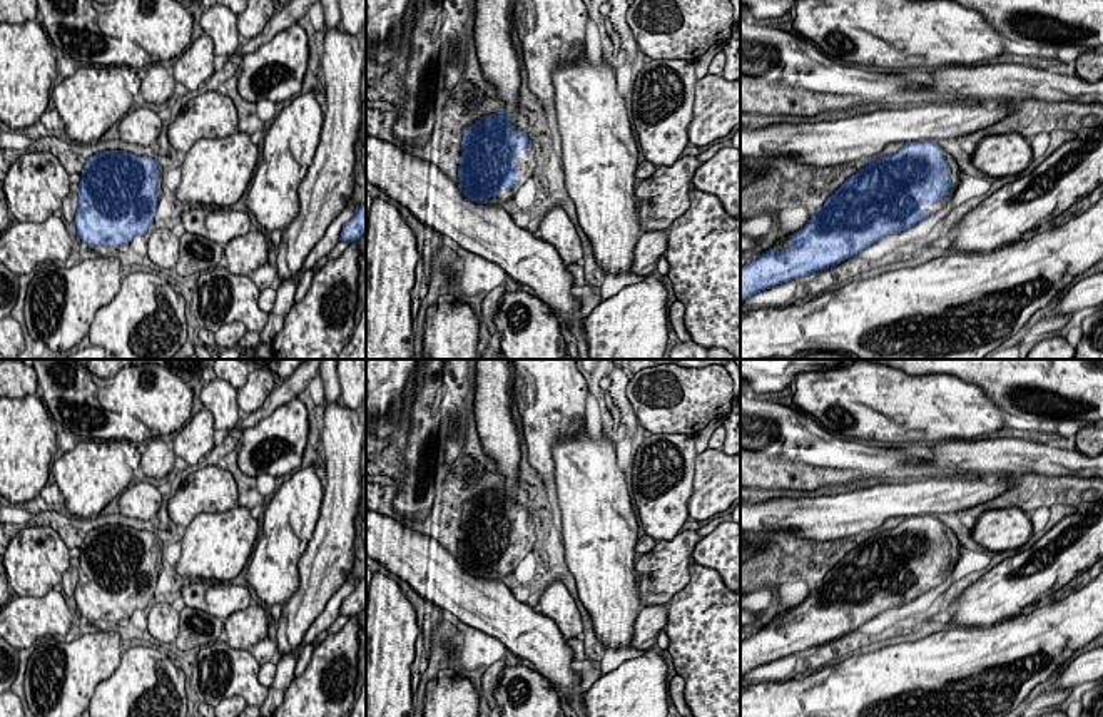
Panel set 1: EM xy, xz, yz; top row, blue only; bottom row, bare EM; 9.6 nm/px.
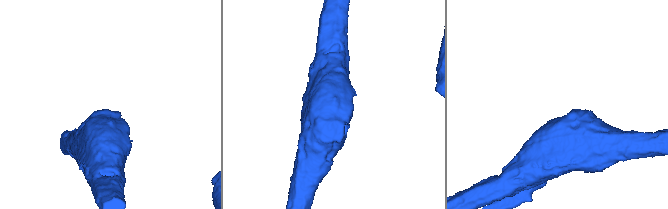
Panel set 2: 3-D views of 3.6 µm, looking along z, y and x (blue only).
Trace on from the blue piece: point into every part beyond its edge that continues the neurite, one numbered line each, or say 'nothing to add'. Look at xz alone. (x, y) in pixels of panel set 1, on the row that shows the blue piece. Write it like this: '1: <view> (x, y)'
1: xz (527, 166)

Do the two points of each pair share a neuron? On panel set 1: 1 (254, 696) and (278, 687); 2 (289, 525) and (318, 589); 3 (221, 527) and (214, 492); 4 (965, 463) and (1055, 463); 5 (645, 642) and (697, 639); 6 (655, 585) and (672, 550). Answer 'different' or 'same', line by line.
1: different
2: different
3: different
4: same
5: different
6: same

